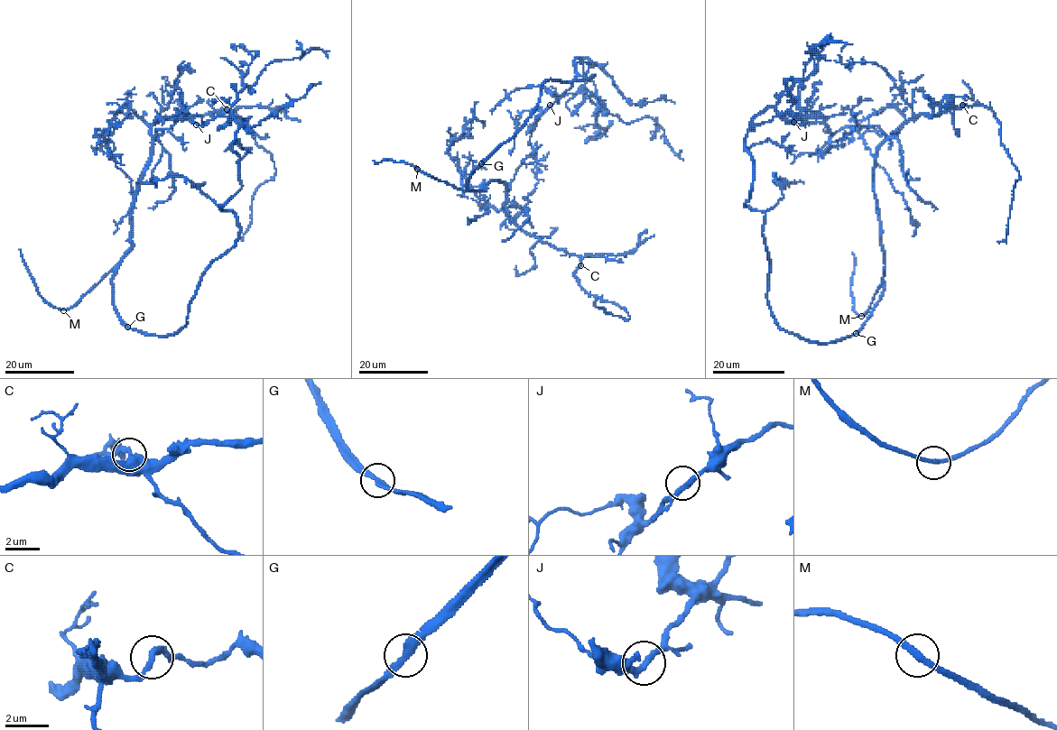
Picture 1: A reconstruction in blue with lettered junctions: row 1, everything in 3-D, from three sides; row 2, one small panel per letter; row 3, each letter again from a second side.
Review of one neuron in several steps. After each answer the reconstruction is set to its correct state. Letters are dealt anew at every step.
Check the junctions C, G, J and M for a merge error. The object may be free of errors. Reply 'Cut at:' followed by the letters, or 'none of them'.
Cut at: none of them

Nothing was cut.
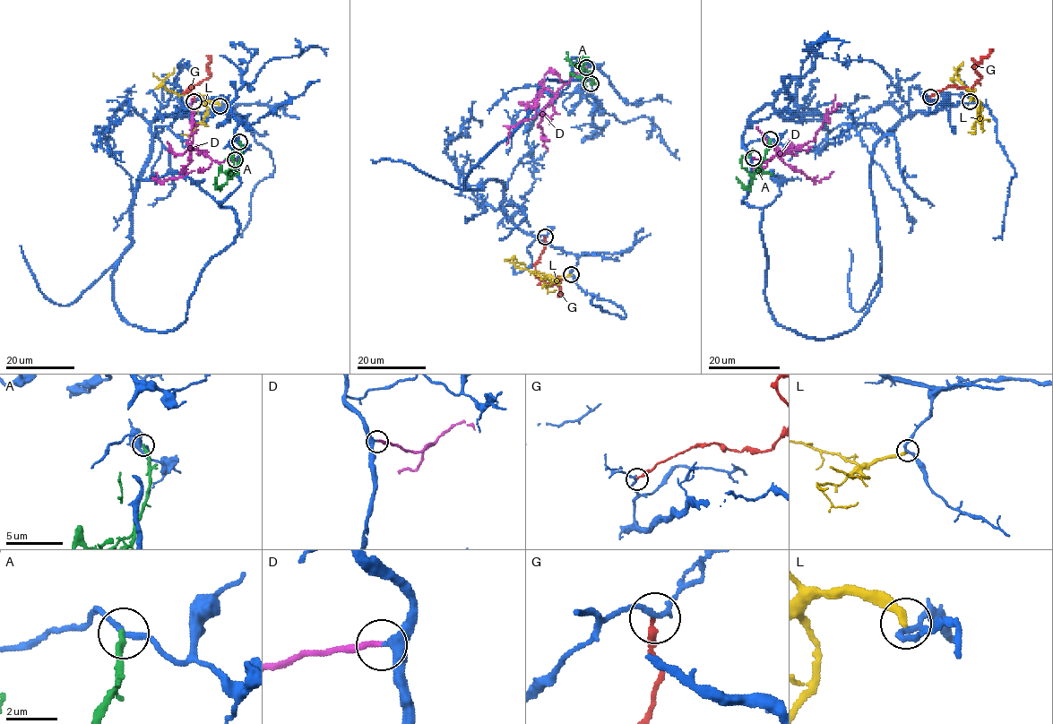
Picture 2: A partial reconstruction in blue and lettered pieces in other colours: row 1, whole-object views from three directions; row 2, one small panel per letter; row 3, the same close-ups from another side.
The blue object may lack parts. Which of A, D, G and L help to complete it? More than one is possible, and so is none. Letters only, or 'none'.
D

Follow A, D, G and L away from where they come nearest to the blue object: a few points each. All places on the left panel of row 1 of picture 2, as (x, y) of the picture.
A: (239, 142), (241, 158), (237, 169), (228, 176), (233, 166), (232, 150)
D: (235, 159), (218, 162), (195, 148), (190, 152), (181, 176), (159, 182), (155, 171)
G: (194, 101), (194, 95), (189, 91), (184, 93), (210, 75), (208, 63), (211, 59), (207, 56)
L: (220, 106), (198, 95), (169, 91), (162, 84), (173, 68)

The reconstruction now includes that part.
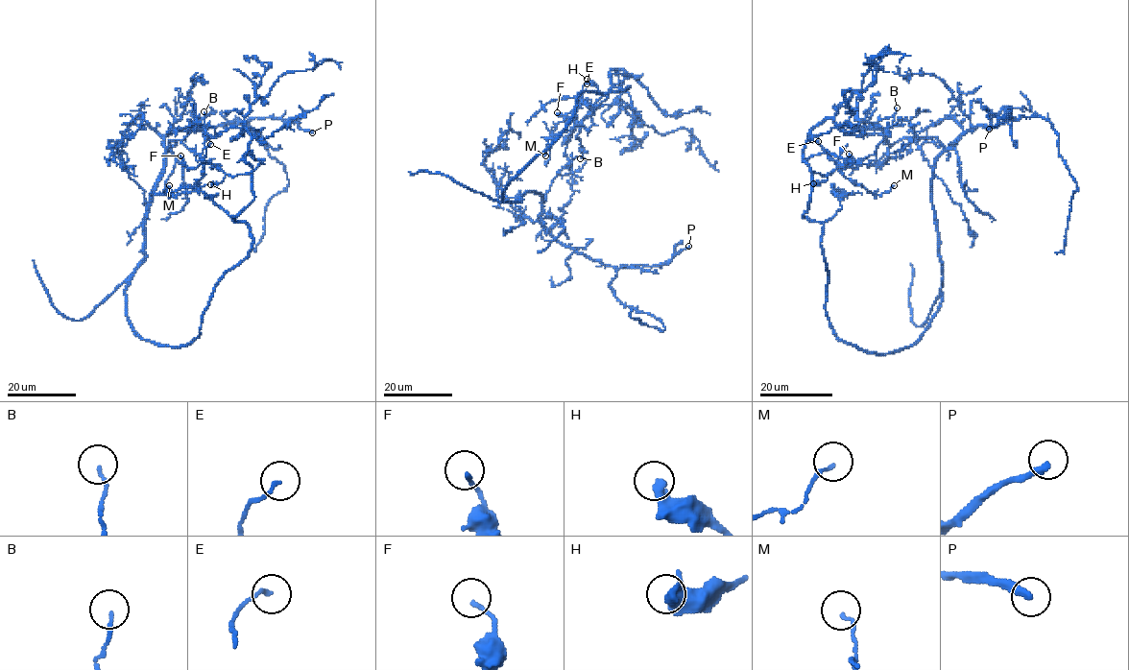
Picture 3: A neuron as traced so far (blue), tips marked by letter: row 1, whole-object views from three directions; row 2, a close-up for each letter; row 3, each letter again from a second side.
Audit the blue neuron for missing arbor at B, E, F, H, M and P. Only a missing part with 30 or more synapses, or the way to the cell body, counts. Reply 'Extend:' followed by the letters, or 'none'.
Extend: P

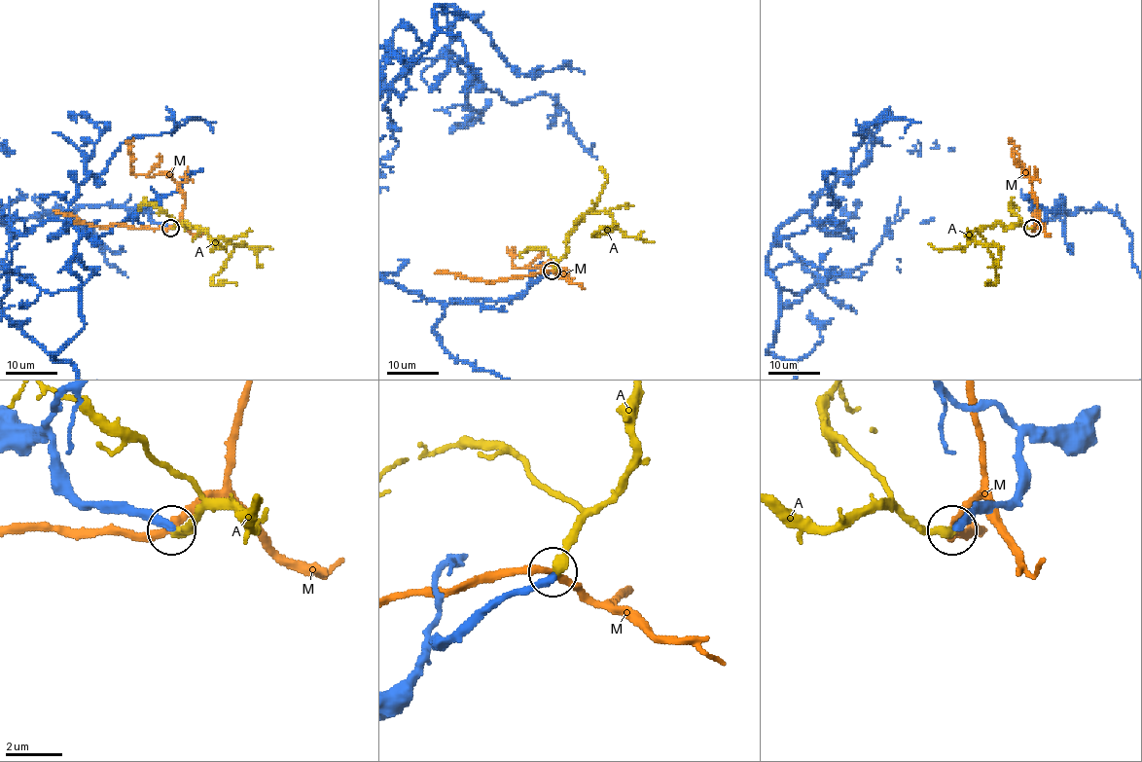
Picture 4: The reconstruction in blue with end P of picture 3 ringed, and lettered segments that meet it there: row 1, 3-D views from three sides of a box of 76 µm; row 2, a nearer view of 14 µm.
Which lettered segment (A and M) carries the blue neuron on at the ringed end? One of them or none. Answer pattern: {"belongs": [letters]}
{"belongs": ["A"]}

